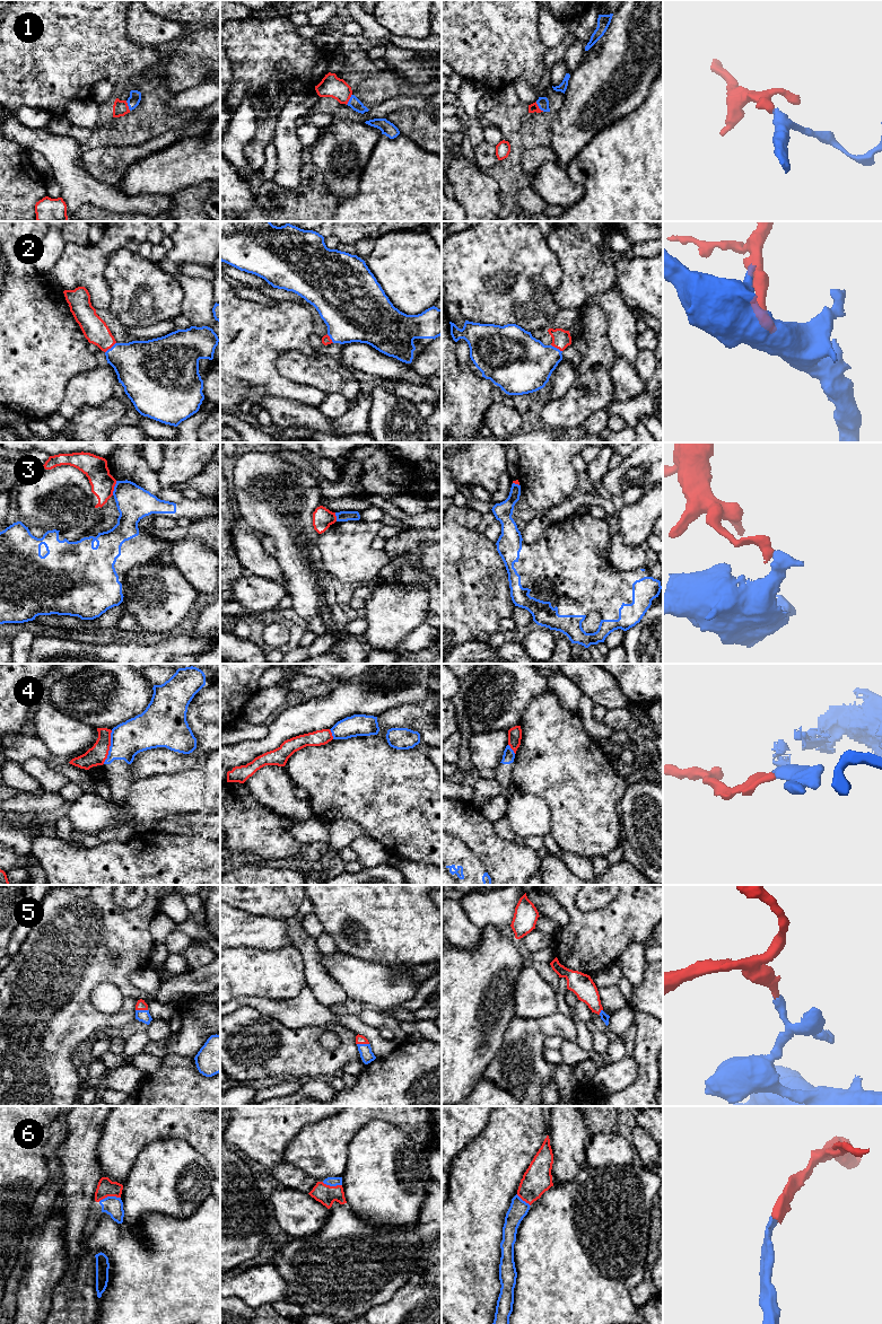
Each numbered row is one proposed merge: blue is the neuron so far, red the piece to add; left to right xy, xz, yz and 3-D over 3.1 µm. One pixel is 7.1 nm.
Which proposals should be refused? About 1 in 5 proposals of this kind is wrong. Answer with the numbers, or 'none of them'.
3, 4

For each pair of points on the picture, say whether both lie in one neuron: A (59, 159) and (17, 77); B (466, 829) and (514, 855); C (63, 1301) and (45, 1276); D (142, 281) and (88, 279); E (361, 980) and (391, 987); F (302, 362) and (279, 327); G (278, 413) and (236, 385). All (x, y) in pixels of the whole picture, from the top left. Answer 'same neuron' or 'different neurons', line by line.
A: different neurons
B: same neuron
C: different neurons
D: different neurons
E: same neuron
F: different neurons
G: different neurons

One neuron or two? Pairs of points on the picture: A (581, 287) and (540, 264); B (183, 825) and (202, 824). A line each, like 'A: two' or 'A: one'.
A: two
B: one

